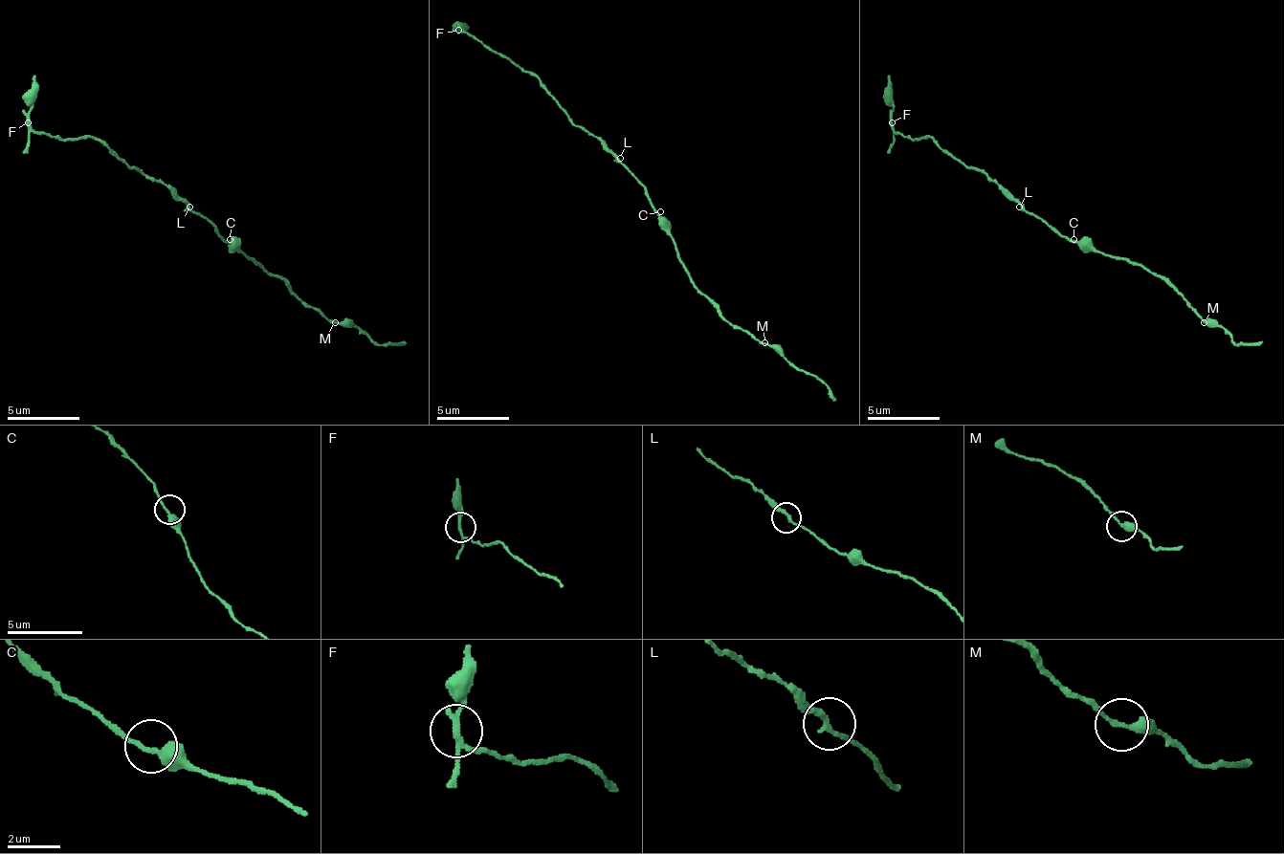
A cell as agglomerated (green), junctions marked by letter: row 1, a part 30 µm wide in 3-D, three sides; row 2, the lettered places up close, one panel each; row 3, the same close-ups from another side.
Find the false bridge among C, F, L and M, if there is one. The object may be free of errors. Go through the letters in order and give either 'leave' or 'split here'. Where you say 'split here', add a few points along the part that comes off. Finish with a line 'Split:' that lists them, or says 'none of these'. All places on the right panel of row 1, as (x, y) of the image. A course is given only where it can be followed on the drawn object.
C: leave
F: split here; foreign part runs (893, 123), (889, 76)
L: leave
M: leave
Split: F

